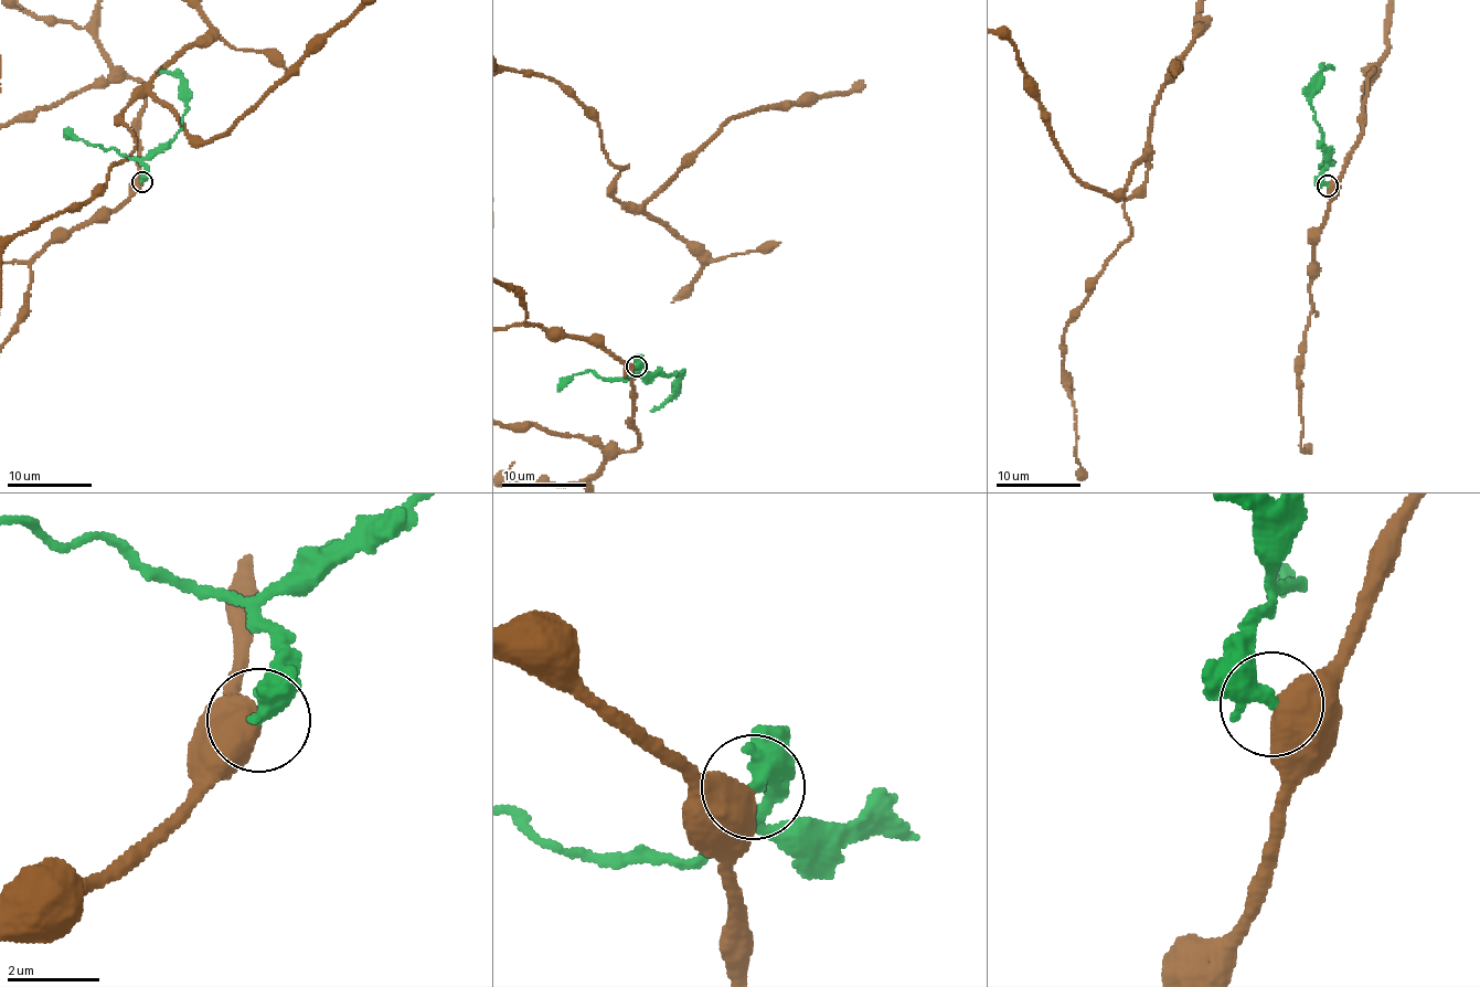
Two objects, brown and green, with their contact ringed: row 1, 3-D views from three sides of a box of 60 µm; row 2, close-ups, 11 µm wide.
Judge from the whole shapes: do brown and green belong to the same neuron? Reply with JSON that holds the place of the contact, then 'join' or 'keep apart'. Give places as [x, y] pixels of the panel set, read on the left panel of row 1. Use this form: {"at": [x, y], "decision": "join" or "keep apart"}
{"at": [141, 182], "decision": "keep apart"}

